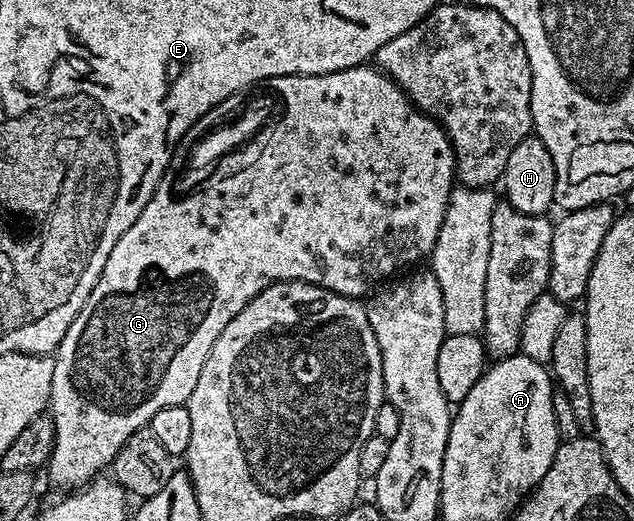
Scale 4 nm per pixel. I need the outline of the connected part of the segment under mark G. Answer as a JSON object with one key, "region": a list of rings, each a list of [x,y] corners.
{"region":[[[373,65],[348,67],[322,75],[280,75],[271,81],[271,87],[277,90],[276,98],[280,106],[281,103],[285,106],[285,112],[272,120],[264,134],[258,133],[252,137],[251,146],[257,151],[243,156],[238,163],[232,163],[229,157],[220,158],[205,176],[210,175],[198,183],[185,183],[182,187],[173,188],[172,174],[165,174],[151,201],[147,201],[143,213],[139,213],[135,225],[131,225],[131,229],[127,229],[127,233],[115,241],[115,249],[111,249],[111,257],[107,257],[107,265],[103,265],[103,273],[95,289],[91,289],[83,309],[79,309],[75,321],[71,321],[63,341],[57,347],[49,394],[55,441],[49,454],[47,472],[50,481],[62,487],[62,492],[80,489],[98,478],[99,473],[104,472],[101,471],[104,467],[105,470],[112,468],[113,458],[119,449],[123,449],[127,437],[136,431],[146,430],[151,417],[155,417],[159,409],[188,404],[191,389],[195,389],[199,373],[203,373],[203,361],[207,361],[207,353],[211,353],[211,345],[215,345],[219,333],[227,329],[227,321],[231,321],[231,317],[242,311],[263,289],[280,283],[282,279],[301,279],[304,283],[319,285],[340,295],[361,297],[374,285],[396,276],[397,266],[401,262],[417,263],[420,259],[425,261],[430,258],[440,226],[443,225],[449,195],[455,186],[453,146],[444,127],[424,111],[418,111],[403,88],[390,75]]]}

